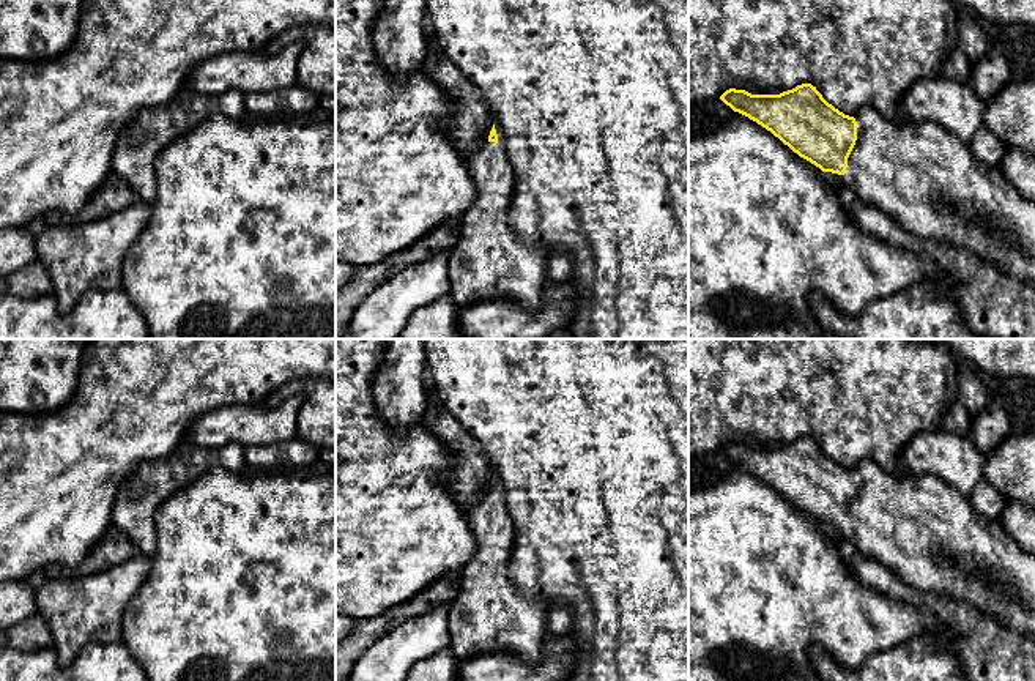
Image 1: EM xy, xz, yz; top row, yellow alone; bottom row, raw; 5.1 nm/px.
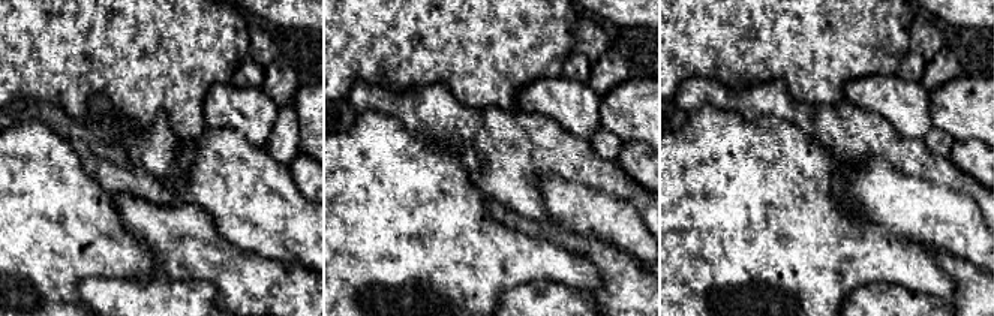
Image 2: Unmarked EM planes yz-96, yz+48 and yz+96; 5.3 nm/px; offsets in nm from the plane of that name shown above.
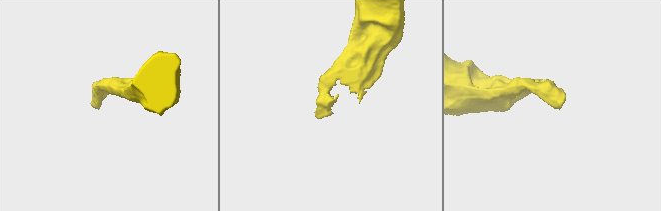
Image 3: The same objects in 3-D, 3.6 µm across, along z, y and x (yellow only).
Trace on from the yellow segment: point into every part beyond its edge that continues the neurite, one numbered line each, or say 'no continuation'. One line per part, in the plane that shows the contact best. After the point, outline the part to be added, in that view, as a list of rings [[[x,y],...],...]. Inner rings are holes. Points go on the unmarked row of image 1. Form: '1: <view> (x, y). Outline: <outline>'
1: yz (900, 520). Outline: [[[871,459],[862,460],[855,474],[857,493],[844,525],[844,538],[854,552],[893,569],[922,593],[961,601],[967,615],[989,615],[1035,640],[1035,555],[1022,552],[1000,520],[975,511],[969,498],[933,474],[907,470],[892,474]],[[953,555],[969,556],[1002,574],[1002,585],[996,586],[986,577],[964,572],[952,560]]]

